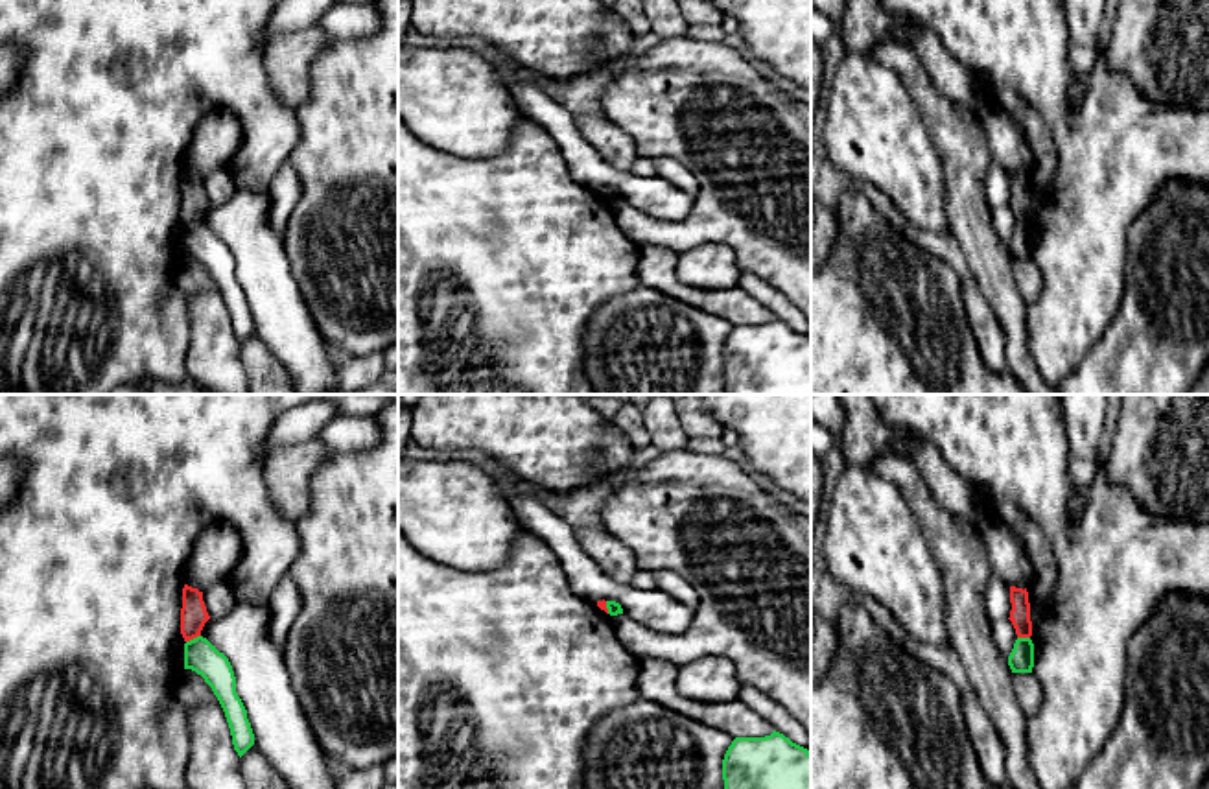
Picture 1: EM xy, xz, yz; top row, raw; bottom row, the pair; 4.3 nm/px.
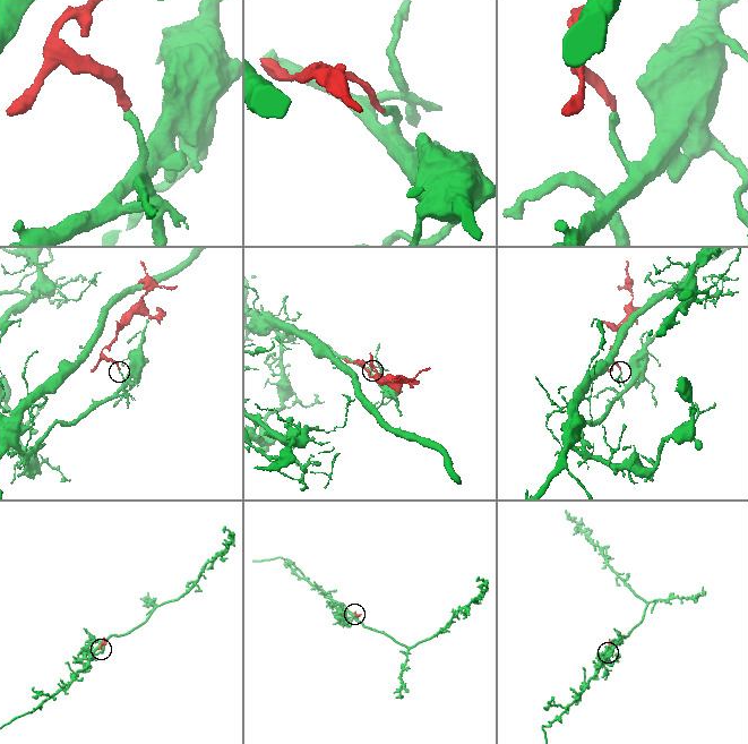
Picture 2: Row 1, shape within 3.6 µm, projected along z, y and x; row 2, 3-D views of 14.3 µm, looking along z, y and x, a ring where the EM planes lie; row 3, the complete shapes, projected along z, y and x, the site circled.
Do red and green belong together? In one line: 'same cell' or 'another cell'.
same cell

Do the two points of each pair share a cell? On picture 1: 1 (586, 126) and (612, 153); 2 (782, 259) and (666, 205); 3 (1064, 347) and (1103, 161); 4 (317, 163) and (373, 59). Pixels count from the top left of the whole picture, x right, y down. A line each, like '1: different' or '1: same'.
1: same
2: different
3: same
4: same

